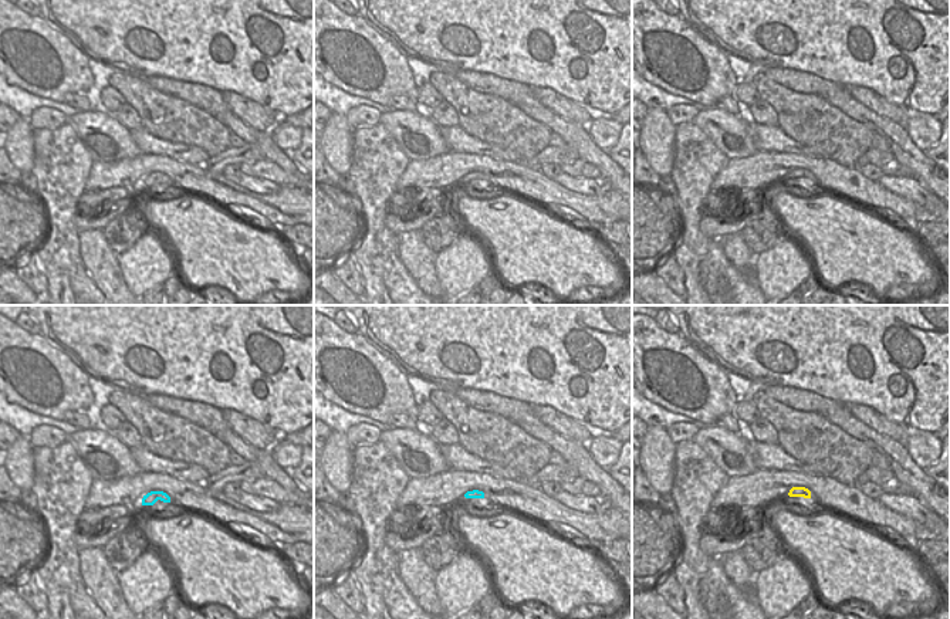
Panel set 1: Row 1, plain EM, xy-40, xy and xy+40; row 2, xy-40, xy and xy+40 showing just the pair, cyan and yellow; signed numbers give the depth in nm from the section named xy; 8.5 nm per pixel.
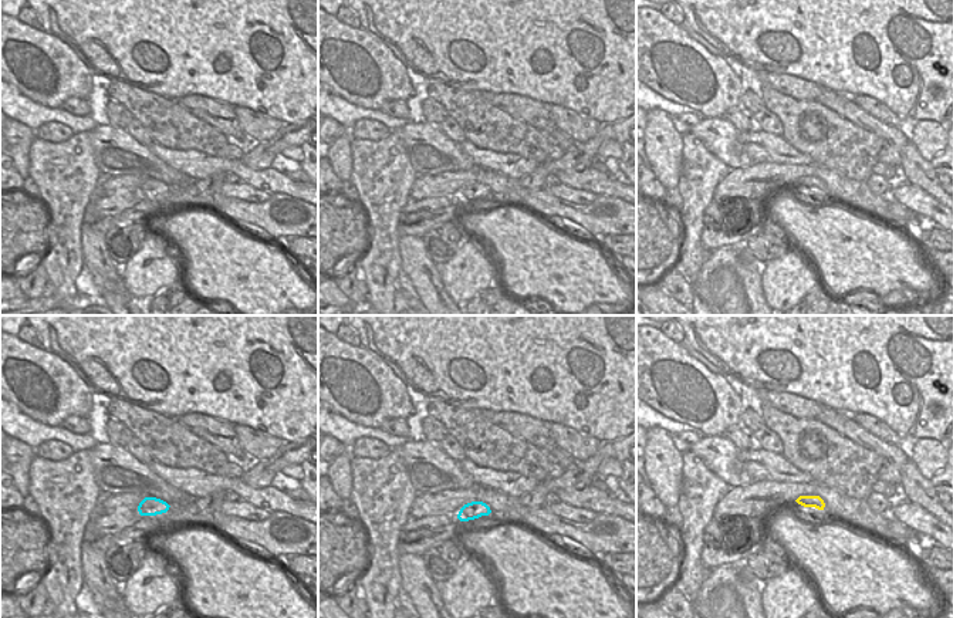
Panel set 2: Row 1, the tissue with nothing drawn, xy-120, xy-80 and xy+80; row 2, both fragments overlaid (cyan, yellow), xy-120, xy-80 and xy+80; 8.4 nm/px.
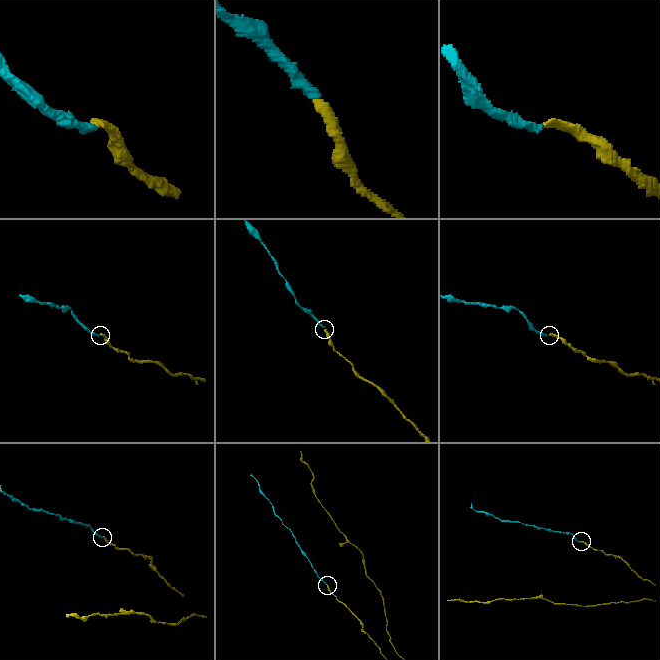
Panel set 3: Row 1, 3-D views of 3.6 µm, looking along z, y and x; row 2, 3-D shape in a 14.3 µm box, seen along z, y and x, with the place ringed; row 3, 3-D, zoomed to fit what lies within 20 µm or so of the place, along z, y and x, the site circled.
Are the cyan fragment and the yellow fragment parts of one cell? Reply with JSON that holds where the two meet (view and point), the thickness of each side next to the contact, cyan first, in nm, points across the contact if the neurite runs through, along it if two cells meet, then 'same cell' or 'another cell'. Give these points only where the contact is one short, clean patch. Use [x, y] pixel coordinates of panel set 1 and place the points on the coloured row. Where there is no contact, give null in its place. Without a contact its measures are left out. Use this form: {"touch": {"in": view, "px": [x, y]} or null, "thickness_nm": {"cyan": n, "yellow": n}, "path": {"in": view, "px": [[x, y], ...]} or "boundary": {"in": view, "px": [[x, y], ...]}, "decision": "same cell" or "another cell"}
{"touch": null, "decision": "same cell"}

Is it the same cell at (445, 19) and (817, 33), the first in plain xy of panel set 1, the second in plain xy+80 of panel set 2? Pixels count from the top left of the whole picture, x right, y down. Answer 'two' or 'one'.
one

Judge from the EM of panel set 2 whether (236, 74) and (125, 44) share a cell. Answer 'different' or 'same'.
same

